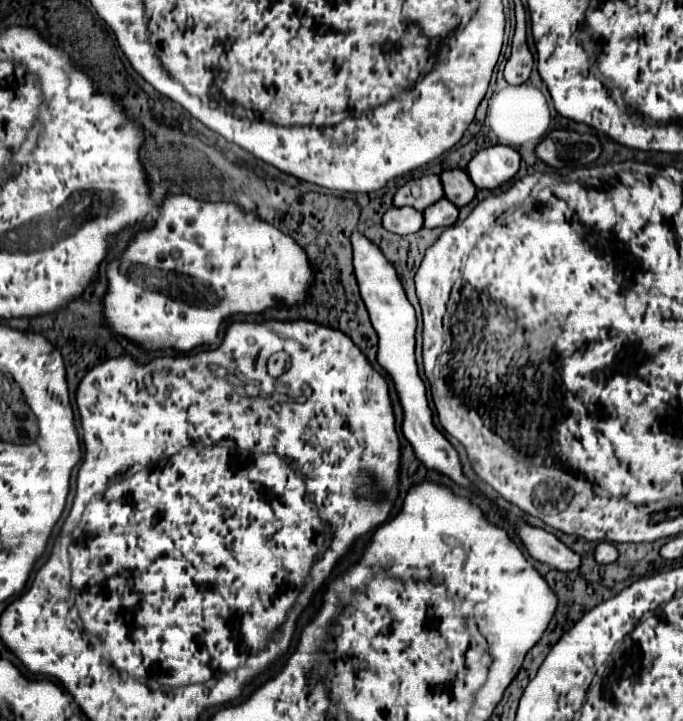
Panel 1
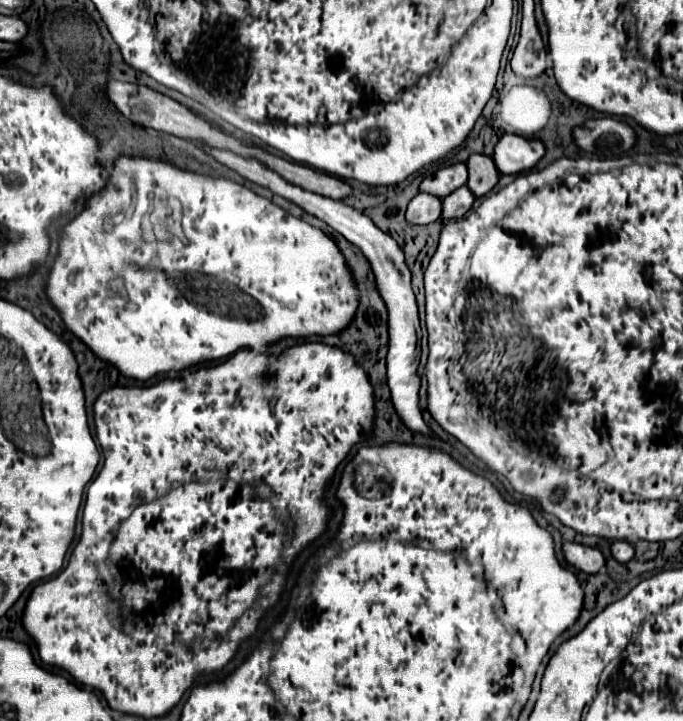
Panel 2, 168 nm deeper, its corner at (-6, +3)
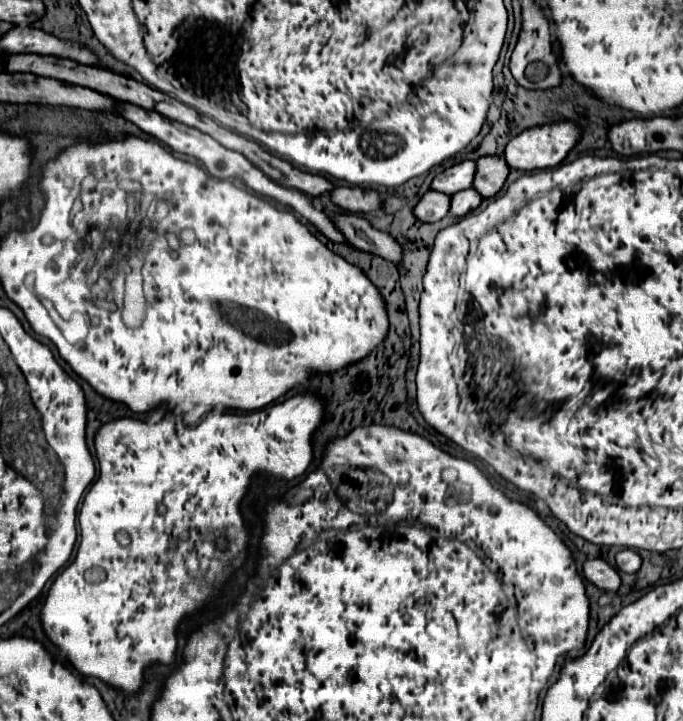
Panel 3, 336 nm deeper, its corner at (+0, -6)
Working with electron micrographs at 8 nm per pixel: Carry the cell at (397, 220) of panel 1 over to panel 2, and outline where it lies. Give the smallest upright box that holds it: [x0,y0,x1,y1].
[407,193,441,225]

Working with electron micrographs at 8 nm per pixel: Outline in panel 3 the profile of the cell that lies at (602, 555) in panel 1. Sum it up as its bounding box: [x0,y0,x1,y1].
[615,550,641,572]

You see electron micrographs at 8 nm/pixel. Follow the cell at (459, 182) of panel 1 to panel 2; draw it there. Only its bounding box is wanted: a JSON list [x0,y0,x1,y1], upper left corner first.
[467,155,501,197]

